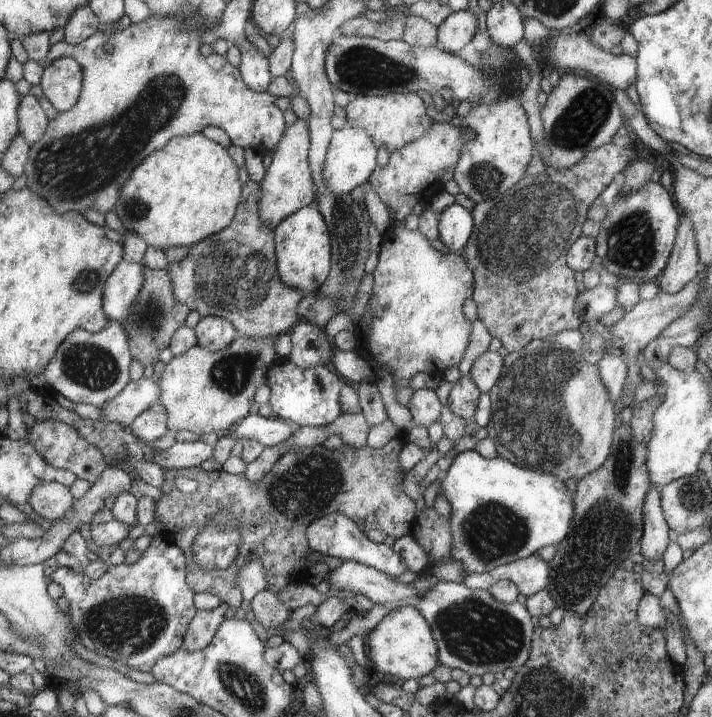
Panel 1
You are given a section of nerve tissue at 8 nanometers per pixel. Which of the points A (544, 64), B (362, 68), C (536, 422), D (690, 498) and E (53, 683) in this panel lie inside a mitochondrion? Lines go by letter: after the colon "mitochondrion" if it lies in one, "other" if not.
A: other
B: mitochondrion
C: mitochondrion
D: mitochondrion
E: other

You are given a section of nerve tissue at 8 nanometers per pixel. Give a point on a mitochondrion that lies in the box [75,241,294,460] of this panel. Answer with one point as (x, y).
(232, 372)

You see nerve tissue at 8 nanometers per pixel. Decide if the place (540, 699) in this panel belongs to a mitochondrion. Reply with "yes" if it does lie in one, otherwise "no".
yes

